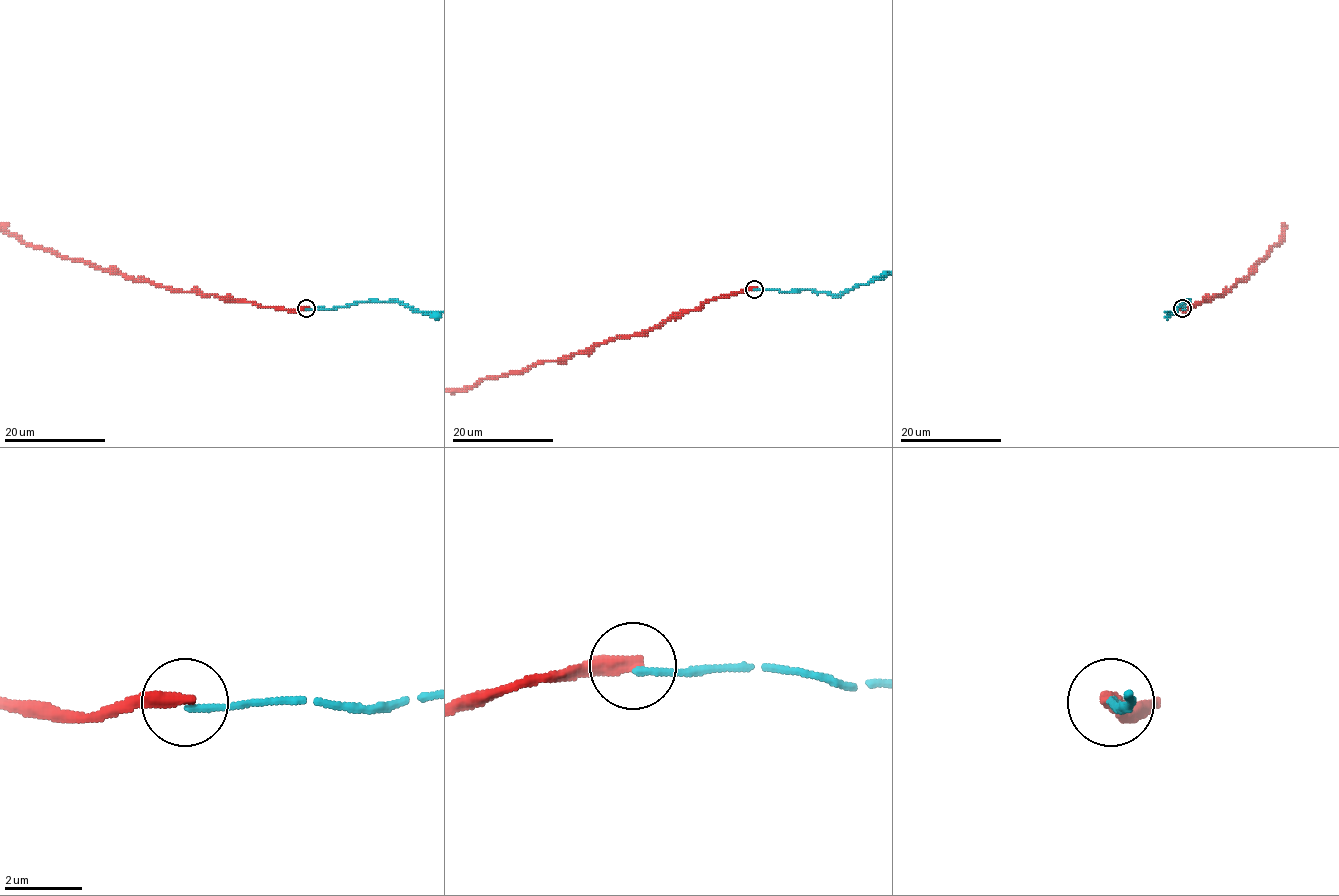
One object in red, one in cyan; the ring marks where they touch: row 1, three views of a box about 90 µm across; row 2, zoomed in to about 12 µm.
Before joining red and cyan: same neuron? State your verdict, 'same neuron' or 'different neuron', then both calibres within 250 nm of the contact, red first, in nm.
different neuron; 400 nm thick on the red side, 160 nm on the other

